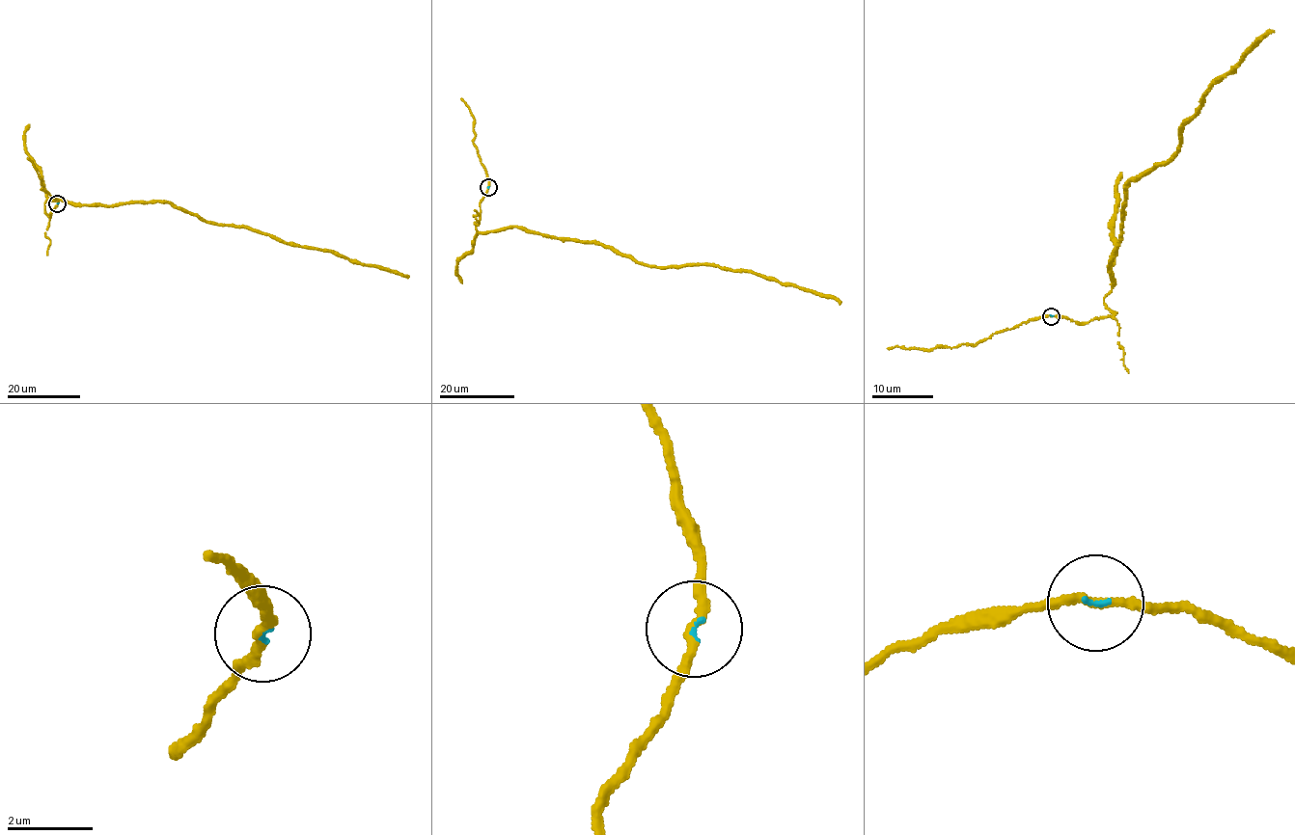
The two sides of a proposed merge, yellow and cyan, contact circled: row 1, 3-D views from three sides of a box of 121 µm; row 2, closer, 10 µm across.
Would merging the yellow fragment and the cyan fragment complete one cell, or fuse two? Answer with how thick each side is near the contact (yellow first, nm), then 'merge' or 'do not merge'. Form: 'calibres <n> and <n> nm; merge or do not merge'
calibres 200 and 60 nm; merge

